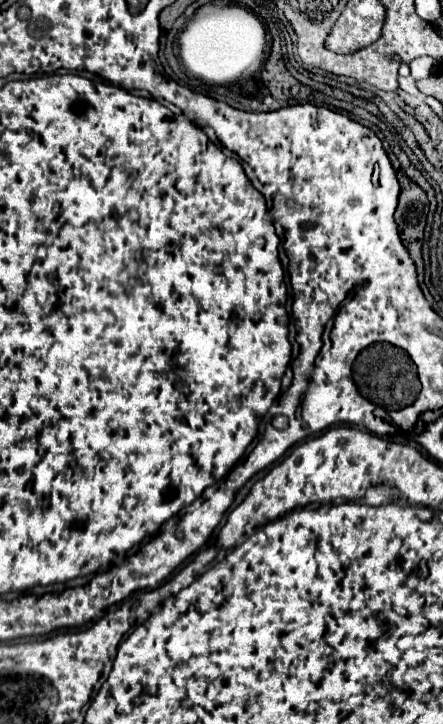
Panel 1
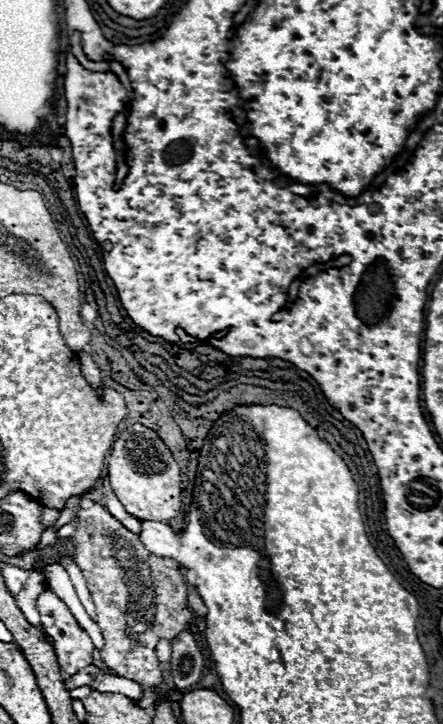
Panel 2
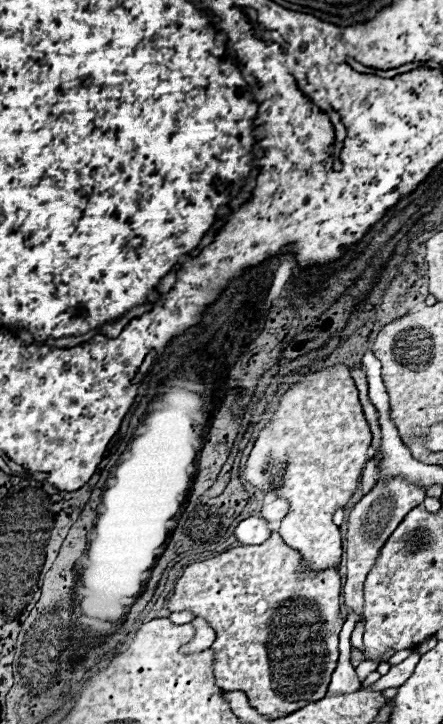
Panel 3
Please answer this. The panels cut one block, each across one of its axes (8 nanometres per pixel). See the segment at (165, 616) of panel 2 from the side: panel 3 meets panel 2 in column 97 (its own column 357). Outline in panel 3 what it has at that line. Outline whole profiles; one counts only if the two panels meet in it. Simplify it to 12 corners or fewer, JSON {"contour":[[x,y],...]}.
{"contour":[[396,476],[352,508],[346,612],[362,586],[380,548],[426,490]]}

